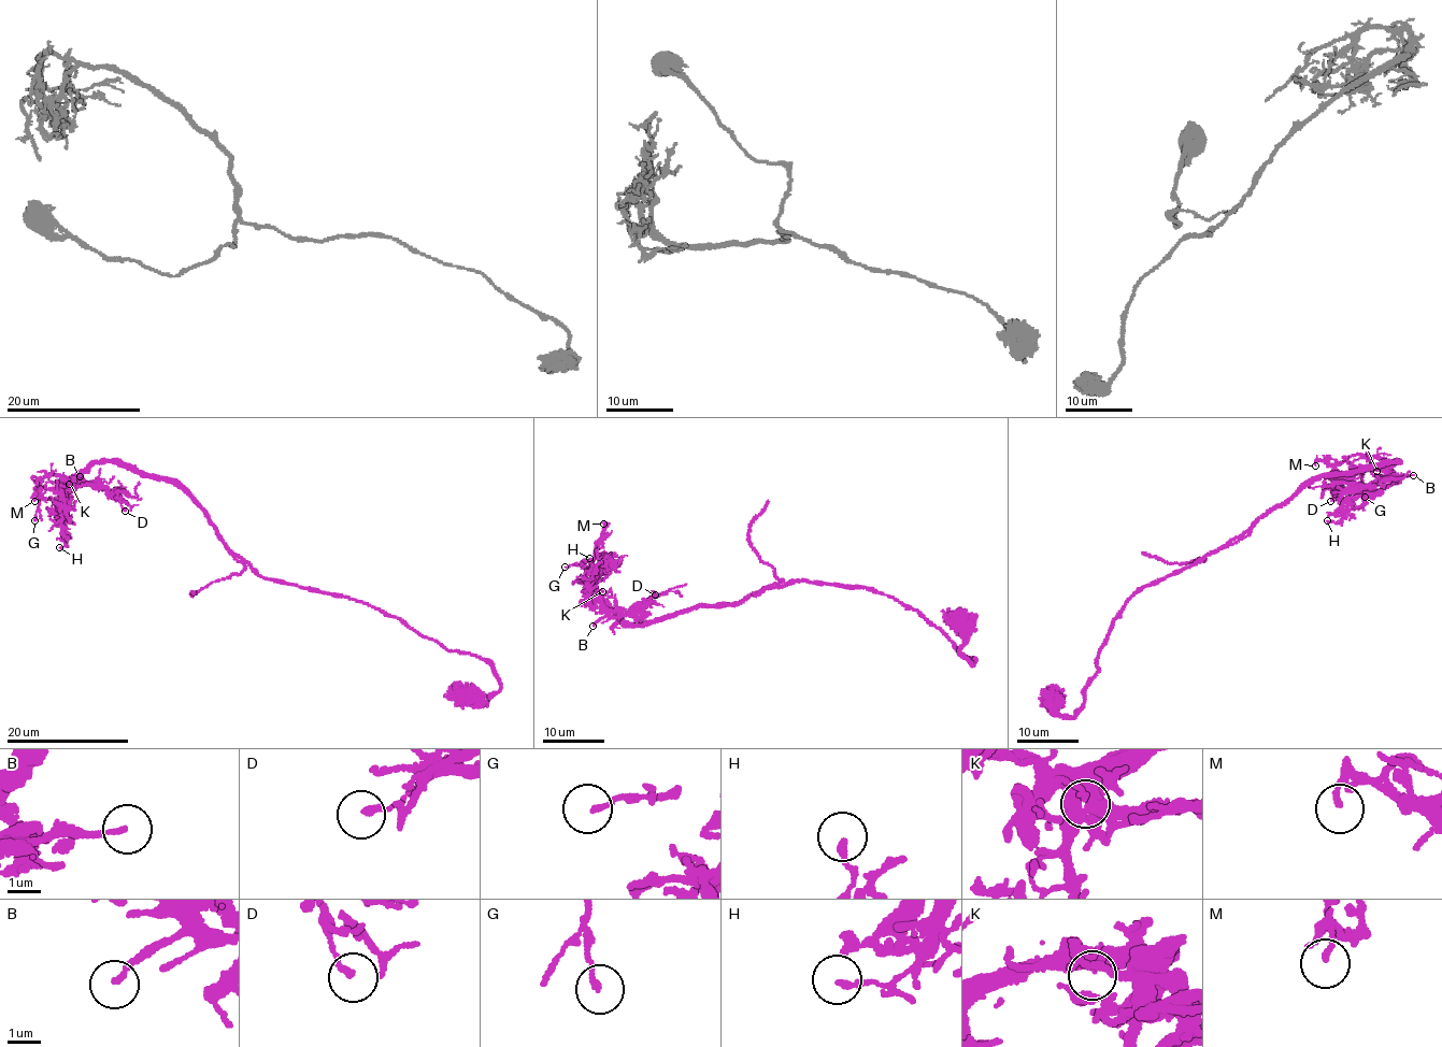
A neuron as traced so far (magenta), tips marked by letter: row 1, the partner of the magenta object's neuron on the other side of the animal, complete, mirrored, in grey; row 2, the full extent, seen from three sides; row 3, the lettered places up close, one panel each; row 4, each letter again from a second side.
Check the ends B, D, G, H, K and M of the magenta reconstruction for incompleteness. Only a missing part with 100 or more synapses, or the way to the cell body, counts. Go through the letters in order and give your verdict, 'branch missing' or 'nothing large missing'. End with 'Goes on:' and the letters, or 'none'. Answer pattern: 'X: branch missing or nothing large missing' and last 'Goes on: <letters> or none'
B: nothing large missing
D: nothing large missing
G: nothing large missing
H: nothing large missing
K: nothing large missing
M: nothing large missing
Goes on: none

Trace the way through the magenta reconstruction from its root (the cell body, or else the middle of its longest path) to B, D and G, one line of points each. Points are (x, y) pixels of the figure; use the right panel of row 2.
B: (1214, 551), (1322, 477), (1396, 460), (1388, 475), (1413, 475)
D: (1214, 551), (1315, 481), (1396, 460), (1391, 463), (1386, 477), (1330, 501)
G: (1214, 551), (1315, 481), (1396, 460), (1388, 467), (1385, 460), (1371, 459), (1364, 473), (1365, 497)

